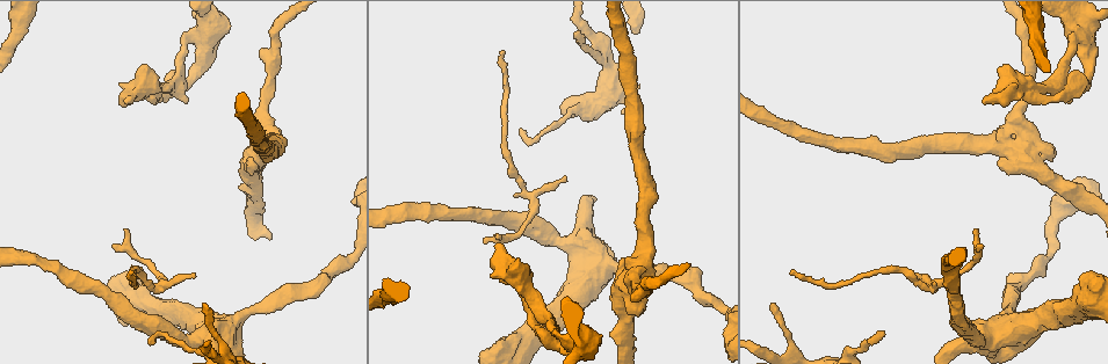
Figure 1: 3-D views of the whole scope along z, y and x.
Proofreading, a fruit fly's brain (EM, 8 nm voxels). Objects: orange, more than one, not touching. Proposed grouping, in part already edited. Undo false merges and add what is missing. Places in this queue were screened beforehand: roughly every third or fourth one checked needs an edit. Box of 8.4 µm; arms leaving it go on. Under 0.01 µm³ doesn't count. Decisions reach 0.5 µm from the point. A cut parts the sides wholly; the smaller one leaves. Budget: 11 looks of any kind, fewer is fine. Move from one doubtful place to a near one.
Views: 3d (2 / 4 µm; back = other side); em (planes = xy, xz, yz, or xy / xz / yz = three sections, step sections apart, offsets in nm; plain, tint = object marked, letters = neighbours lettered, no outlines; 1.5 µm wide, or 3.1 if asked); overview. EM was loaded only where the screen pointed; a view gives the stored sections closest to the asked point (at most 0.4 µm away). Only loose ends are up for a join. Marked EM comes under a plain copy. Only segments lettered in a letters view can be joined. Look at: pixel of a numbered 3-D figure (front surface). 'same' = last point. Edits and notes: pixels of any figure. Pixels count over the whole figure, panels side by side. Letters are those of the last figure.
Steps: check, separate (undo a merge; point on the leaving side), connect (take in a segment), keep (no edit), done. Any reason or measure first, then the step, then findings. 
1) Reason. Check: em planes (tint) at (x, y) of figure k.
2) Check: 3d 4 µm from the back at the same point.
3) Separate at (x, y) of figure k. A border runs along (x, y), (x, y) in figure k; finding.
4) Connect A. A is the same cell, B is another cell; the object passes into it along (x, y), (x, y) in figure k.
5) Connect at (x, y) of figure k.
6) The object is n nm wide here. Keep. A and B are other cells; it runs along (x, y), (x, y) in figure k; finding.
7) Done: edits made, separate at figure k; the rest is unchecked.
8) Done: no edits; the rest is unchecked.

Tapers out. Check: 3d 2 µm at (195, 276) of figure 1.

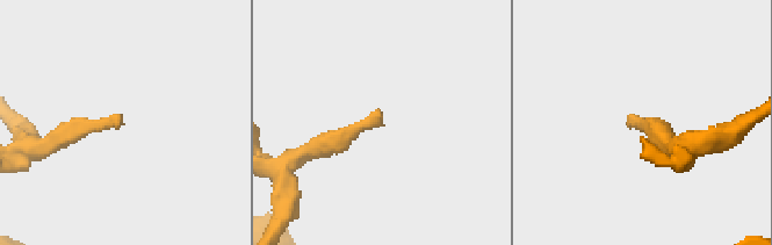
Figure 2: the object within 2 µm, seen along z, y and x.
Check: em planes (letters) at (630, 117) of figure 2.

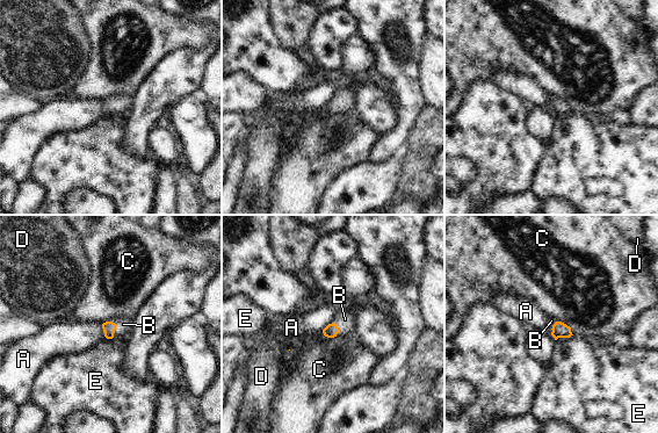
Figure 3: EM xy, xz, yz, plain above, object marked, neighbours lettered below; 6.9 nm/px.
The longest contact is with B, 130 nm. Connect B. B is the same cell, A, C, D and E are other cells; the object passes into it along (109, 327), (115, 326), (123, 324) in figure 3; it goes on there.

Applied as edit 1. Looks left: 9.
Sharp bend. Check: 3d 4 µm at (988, 337) of figure 1.

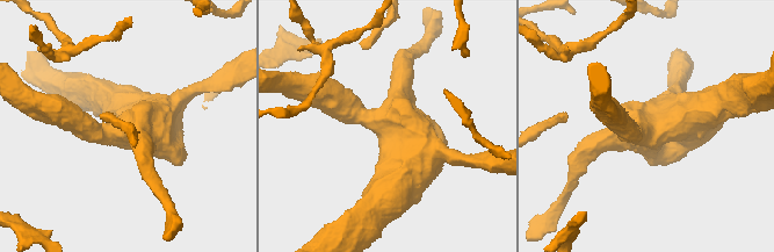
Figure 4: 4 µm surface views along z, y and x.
Check: em xz step 4 (tint) at (389, 122) of figure 4.

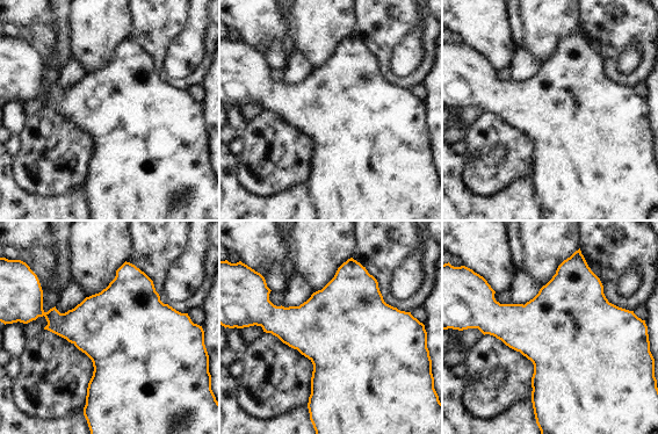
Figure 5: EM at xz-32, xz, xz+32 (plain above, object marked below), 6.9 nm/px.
Cut it another way. Check: em xy step 8 (letters) at the same point.

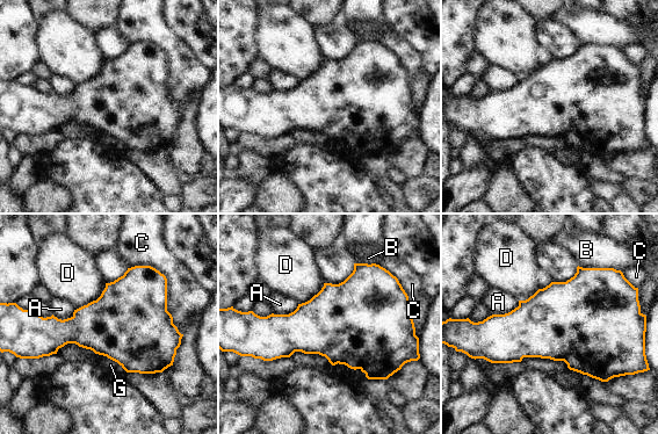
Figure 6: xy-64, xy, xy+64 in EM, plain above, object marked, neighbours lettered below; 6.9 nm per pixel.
The longest contact is with C, 600 nm. Keep. A, B, C, D and G are other cells; a border runs along (106, 282), (95, 299), (74, 310) in figure 6; continuous, no second neuron.

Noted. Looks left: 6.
Thin end. Check: em planes (letters) at (519, 130) of figure 1.

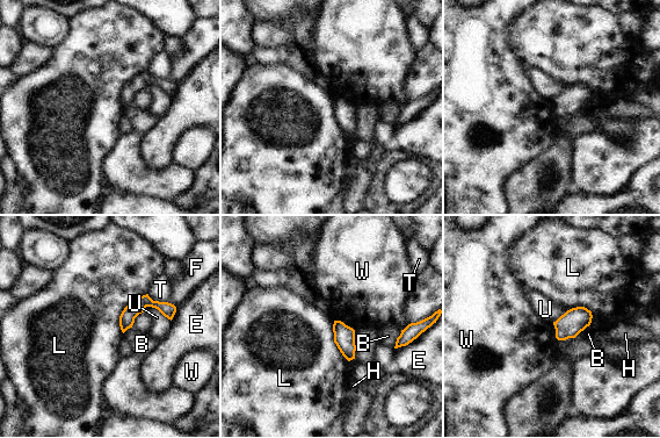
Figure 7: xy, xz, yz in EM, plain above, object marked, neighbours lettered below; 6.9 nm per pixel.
Keep. B, E, F, H, L, T, U and W are other cells; it runs along (169, 307), (142, 303), (123, 327) in figure 7; no lettered segment goes on from it.

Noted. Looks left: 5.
An open end. Check: 3d 4 µm at (574, 34) of figure 1.

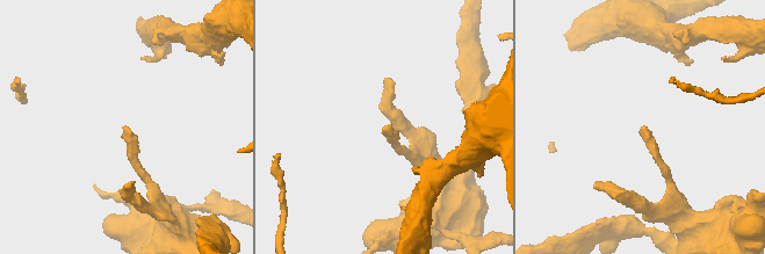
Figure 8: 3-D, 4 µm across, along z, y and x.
Check: em planes (letters) at (125, 127) of figure 8.

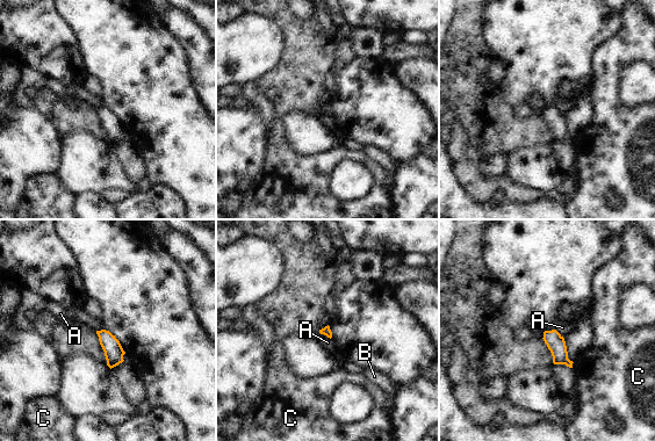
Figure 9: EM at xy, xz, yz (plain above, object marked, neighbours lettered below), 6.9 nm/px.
Keep. A, B and C are other cells; a border runs along (319, 332), (330, 339) in figure 9; none of them fits.

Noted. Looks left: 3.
Done: edits made, connect at figure 3; the rest is unchecked.

